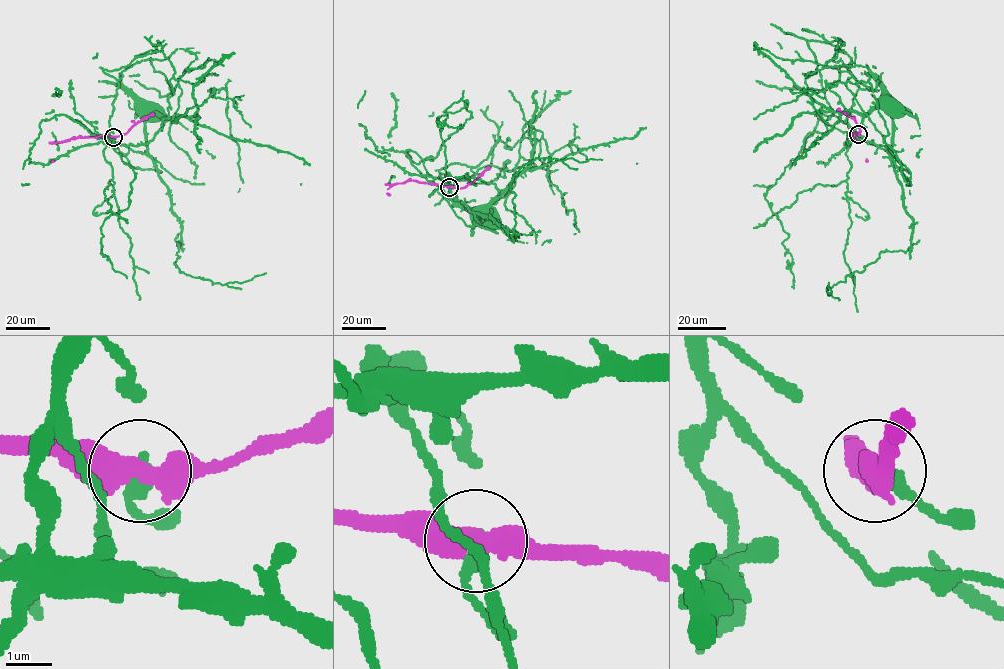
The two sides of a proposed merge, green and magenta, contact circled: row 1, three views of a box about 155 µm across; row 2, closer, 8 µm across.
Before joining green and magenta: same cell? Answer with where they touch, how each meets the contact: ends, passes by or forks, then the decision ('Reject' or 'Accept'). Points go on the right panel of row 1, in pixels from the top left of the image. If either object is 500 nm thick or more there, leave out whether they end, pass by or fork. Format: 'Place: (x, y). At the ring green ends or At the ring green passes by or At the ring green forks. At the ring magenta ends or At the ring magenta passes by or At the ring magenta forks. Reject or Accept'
Place: (858, 134). At the ring green ends. At the ring magenta passes by. Reject

